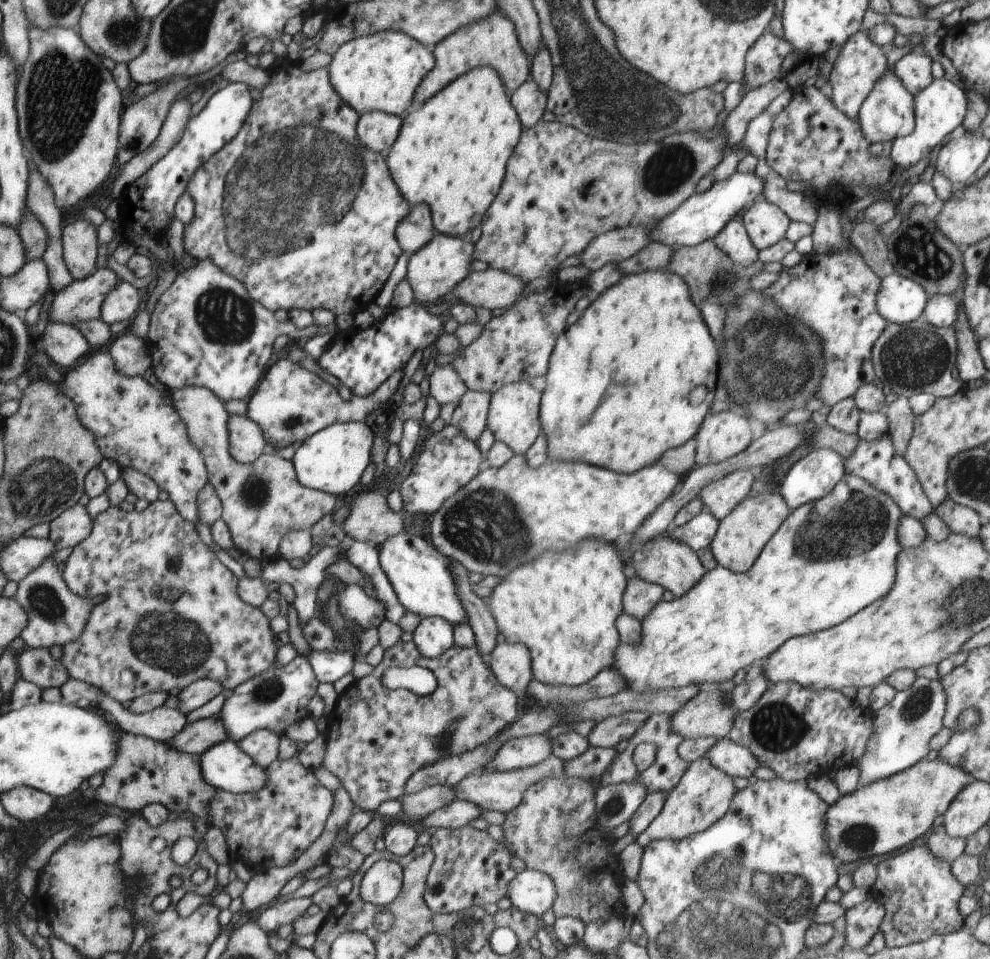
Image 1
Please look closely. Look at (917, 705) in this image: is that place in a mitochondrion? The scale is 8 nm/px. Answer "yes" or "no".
yes

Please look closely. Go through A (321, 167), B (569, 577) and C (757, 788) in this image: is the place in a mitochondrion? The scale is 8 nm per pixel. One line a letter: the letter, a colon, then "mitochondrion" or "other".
A: mitochondrion
B: other
C: other

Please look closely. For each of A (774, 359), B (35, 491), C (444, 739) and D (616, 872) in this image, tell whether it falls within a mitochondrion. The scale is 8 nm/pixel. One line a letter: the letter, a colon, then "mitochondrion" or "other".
A: mitochondrion
B: mitochondrion
C: mitochondrion
D: other

